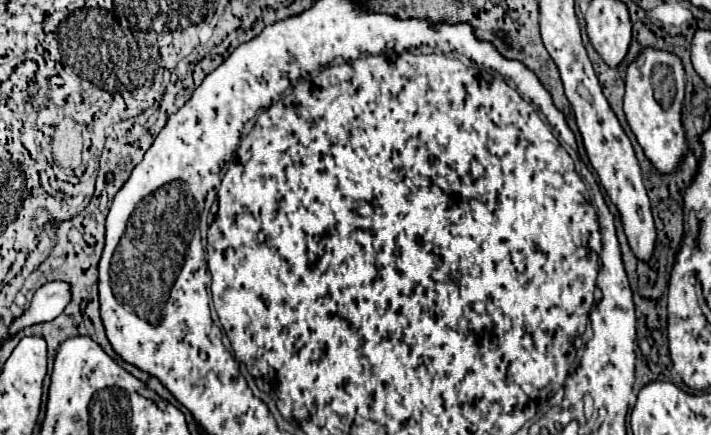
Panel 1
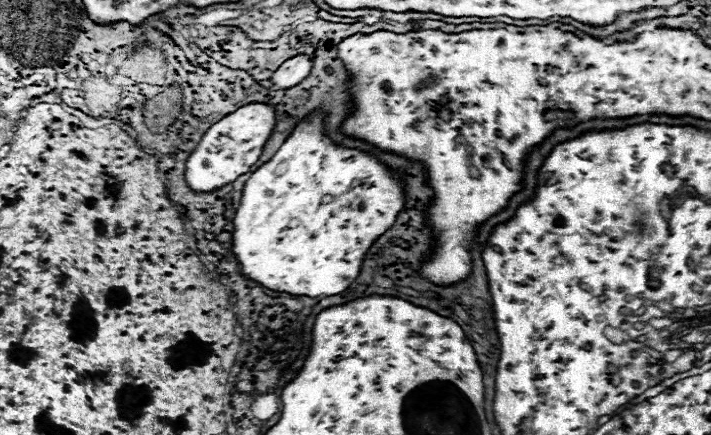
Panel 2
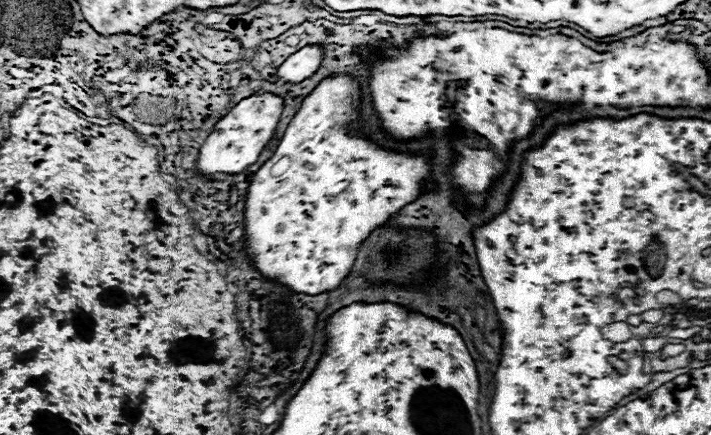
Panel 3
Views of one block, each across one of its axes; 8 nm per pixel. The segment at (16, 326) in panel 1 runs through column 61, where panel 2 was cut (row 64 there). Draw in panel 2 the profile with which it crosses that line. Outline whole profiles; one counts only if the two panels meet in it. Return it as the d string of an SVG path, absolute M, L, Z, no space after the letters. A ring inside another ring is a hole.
M298 54L298 56L286 60L286 62L272 74L272 82L274 82L272 86L274 86L276 90L280 90L280 88L292 88L292 86L300 84L300 82L312 72L312 66L314 66L314 62L312 62L312 58L306 56L306 54Z

